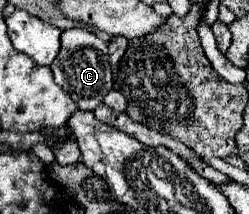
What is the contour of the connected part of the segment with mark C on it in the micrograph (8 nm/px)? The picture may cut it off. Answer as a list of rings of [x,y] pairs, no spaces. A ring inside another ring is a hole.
[[[70,28],[62,32],[62,48],[52,62],[54,80],[70,94],[80,110],[92,110],[102,104],[104,96],[112,90],[112,68],[108,62],[108,42],[90,32],[88,28]]]

